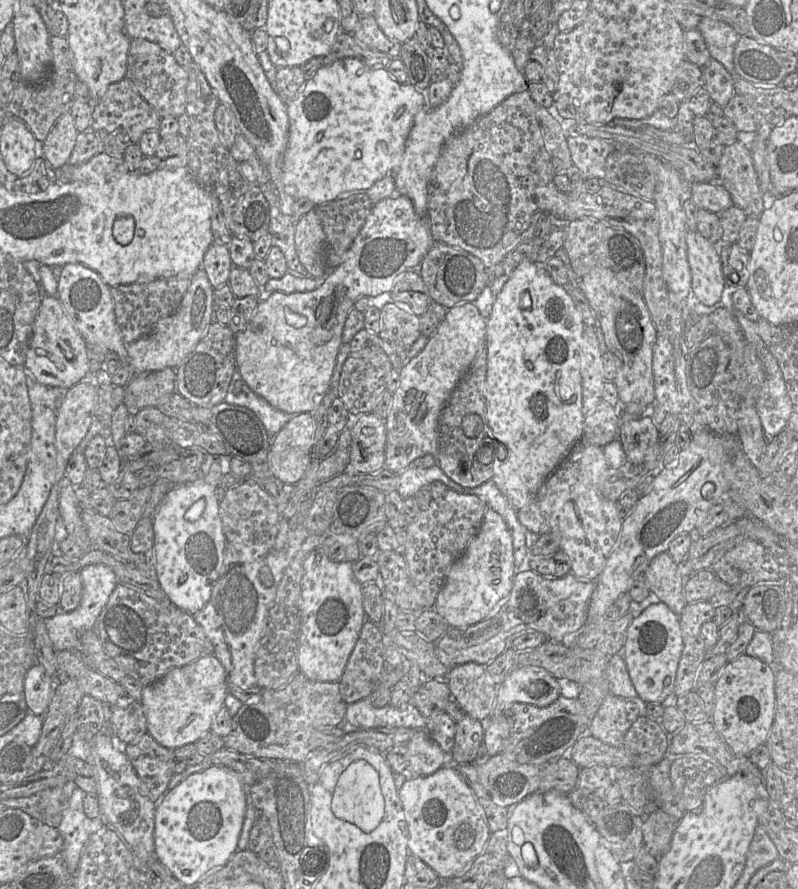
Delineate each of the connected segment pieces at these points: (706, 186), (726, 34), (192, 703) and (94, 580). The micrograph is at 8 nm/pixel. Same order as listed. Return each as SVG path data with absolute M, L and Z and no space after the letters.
M716 182L692 184L691 198L699 209L705 209L717 214L734 205L727 189Z
M714 15L701 19L697 30L702 34L712 59L720 62L730 73L733 81L741 79L735 70L734 50L740 35L728 24L718 20Z
M214 655L169 670L159 680L144 686L140 704L146 717L147 733L161 746L174 750L196 743L210 731L215 715L228 694L227 672Z
M103 564L85 566L80 570L80 577L83 585L83 593L79 606L71 612L60 610L55 616L44 619L55 651L70 650L78 653L81 634L95 627L101 611L108 602L109 596L119 584L114 571Z

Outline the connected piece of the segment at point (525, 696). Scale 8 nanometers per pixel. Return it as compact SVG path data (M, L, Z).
M517 666L498 685L491 716L505 714L506 708L514 702L546 707L559 696L560 685L556 677L543 668Z

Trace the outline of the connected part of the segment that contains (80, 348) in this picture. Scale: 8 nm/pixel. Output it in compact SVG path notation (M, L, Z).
M45 294L41 299L23 367L37 382L59 388L70 388L91 377L91 361L87 356L86 343L56 296Z

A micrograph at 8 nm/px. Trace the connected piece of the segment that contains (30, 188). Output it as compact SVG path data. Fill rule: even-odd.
M38 153L28 173L16 178L6 178L3 185L14 192L34 194L45 191L55 182L55 169Z

